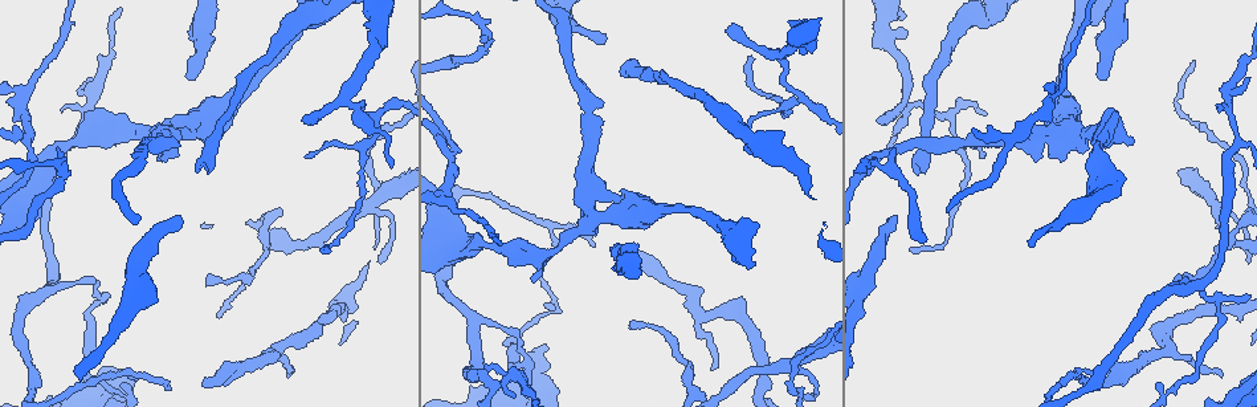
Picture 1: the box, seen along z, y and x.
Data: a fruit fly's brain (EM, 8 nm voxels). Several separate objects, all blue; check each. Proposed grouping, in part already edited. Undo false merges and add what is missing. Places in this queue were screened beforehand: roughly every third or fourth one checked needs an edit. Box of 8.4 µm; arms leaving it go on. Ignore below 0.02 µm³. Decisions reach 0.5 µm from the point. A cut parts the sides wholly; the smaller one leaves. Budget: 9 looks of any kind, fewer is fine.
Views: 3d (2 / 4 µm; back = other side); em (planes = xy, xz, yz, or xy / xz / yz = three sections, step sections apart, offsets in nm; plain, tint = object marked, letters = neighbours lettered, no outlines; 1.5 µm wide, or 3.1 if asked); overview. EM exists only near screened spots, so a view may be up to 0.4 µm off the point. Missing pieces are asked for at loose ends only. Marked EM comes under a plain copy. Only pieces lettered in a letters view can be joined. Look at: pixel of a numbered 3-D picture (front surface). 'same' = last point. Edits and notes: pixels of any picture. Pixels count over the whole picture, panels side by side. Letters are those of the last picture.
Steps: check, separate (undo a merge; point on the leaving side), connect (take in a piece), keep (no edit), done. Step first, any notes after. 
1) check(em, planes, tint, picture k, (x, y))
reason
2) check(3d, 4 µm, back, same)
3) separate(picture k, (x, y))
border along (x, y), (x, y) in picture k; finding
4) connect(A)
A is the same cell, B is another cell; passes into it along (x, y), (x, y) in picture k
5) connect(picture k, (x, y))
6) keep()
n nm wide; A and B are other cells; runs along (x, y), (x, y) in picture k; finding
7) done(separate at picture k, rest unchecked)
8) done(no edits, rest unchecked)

check(3d, 4 µm, picture 1, (50, 291))
three arms meet

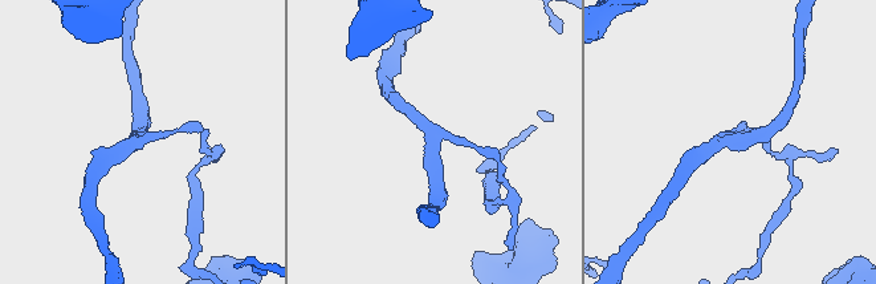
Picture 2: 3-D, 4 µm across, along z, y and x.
check(em, xy, step 4, letters, picture 2, (432, 133))
3 arms; shape alone is not enough

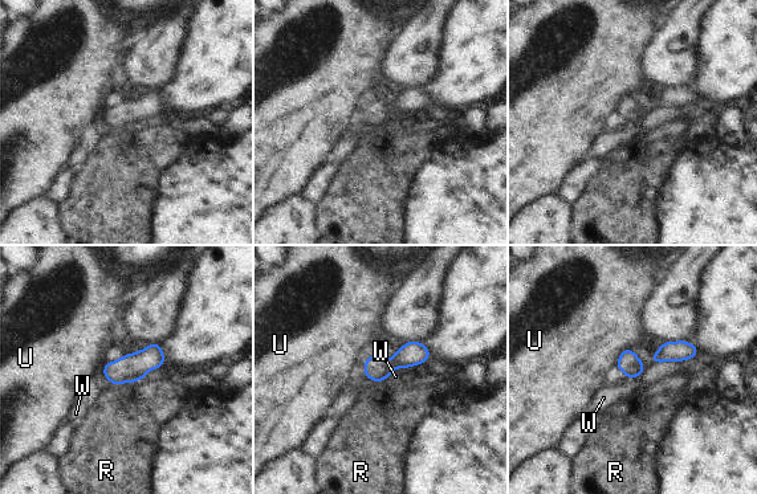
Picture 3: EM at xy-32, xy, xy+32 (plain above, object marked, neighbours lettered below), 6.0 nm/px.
check(em, planes, letters, same)
cut it another way

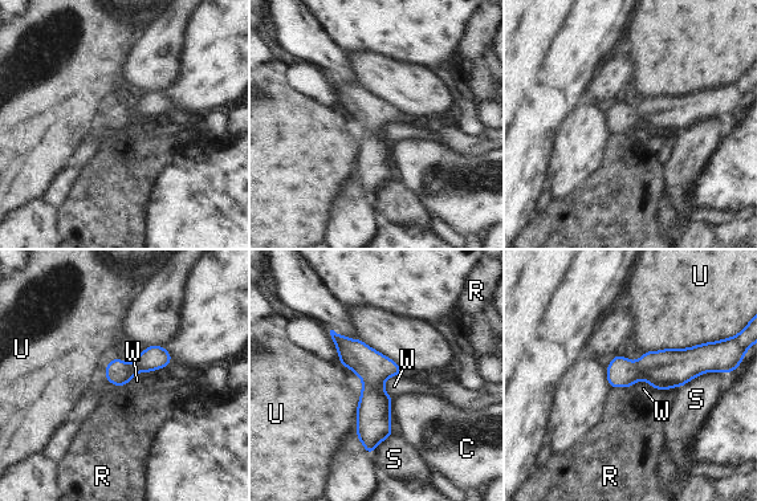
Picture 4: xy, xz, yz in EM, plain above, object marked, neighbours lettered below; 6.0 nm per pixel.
keep()
U touches over 440 nm; C, R, S, U and W are other cells; runs along (336, 337), (373, 374), (370, 448) in picture 4; all the same cell

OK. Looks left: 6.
check(em, yz, step 8, letters, picture 1, (533, 276))
branch stops here

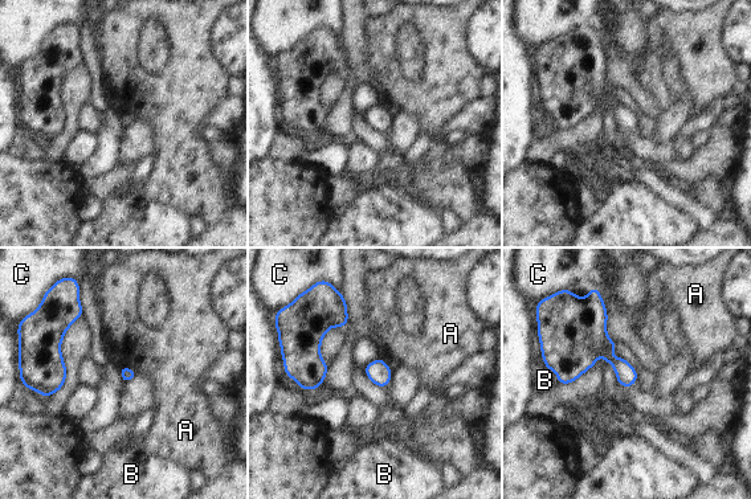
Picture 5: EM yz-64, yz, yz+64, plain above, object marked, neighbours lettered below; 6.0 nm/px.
keep()
C touches over 170 nm; A, B and C are other cells; no lettered piece goes on from it

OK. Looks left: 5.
check(em, planes, tint, picture 1, (1071, 130))
abrupt turn

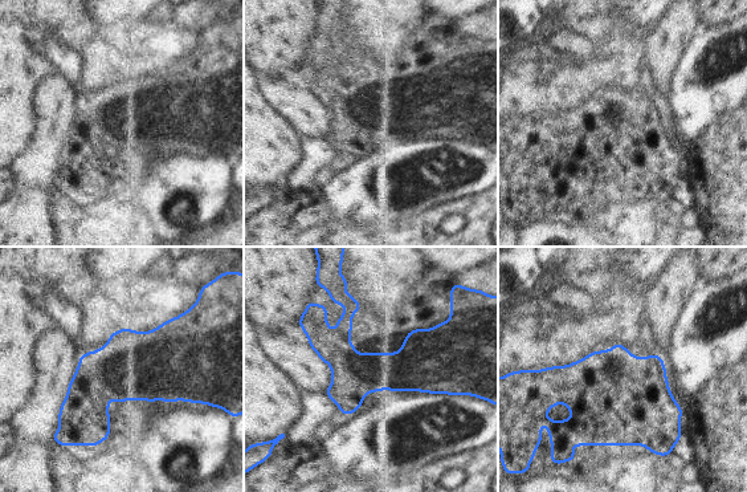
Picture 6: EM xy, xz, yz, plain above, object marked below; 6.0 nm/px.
check(em, planes, letters, same)

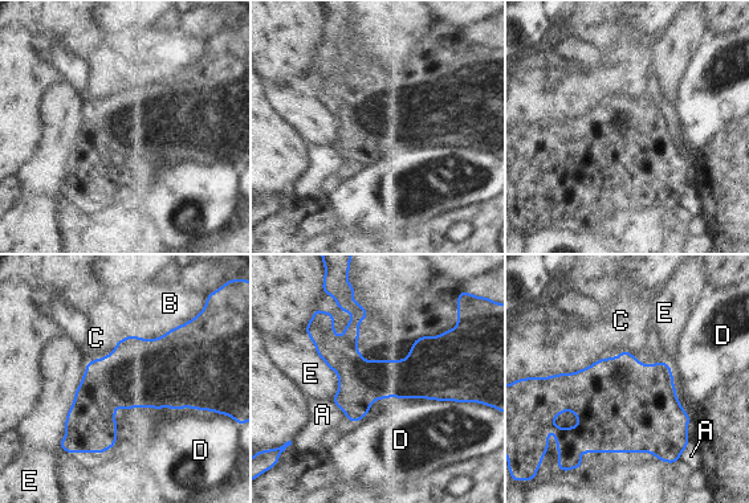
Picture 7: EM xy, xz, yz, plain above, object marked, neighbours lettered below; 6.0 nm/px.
keep()
E touches over 550 nm; A, B, C, D and E are other cells; all the same cell

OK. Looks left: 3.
check(em, planes, letters, picture 1, (629, 327))
long arm stops here

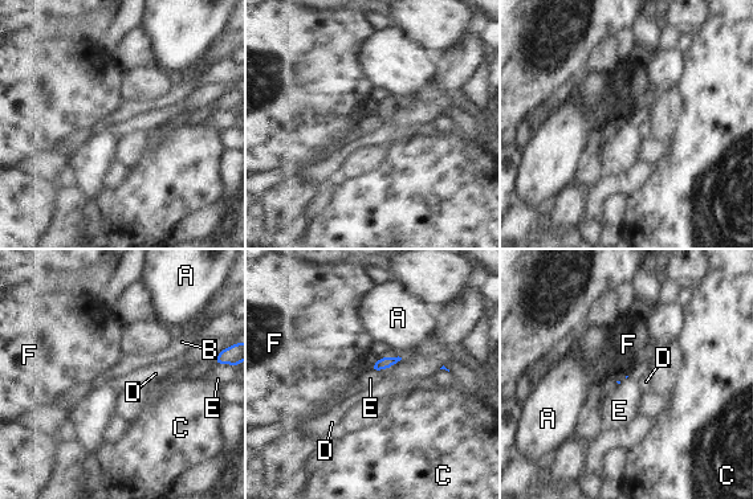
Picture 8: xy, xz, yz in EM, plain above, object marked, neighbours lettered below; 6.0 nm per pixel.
keep()
A, B, C, D, E and F are other cells; border along (370, 367), (373, 371) in picture 8; no lettered piece goes on from it

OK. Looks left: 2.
done(no edits, rest unchecked)

